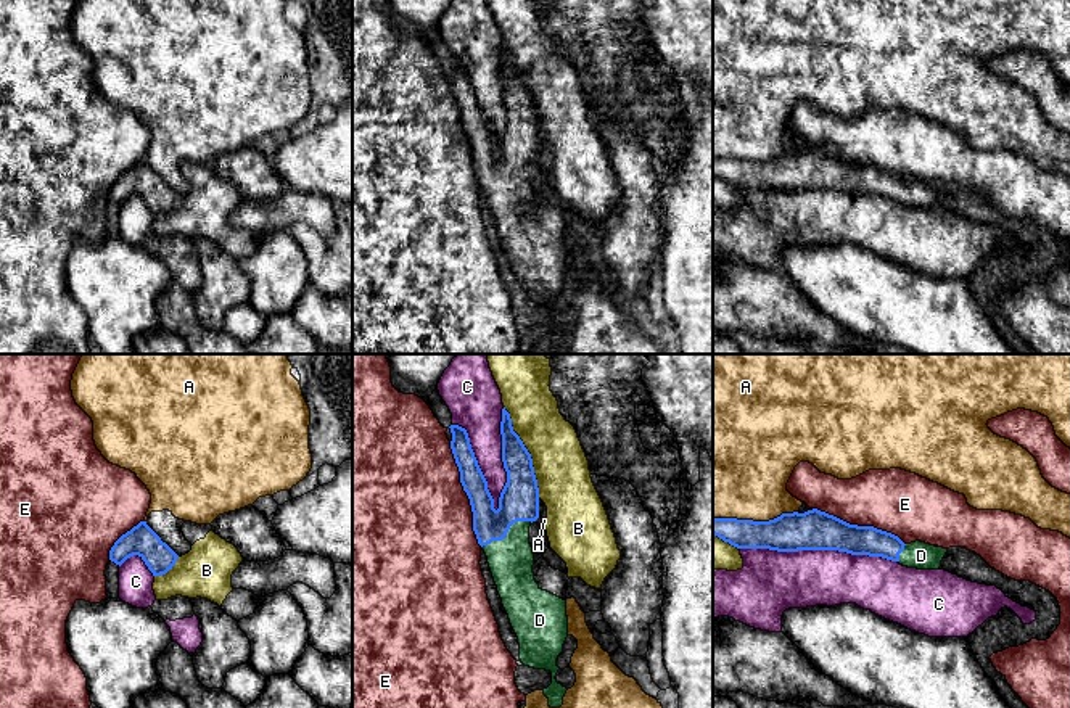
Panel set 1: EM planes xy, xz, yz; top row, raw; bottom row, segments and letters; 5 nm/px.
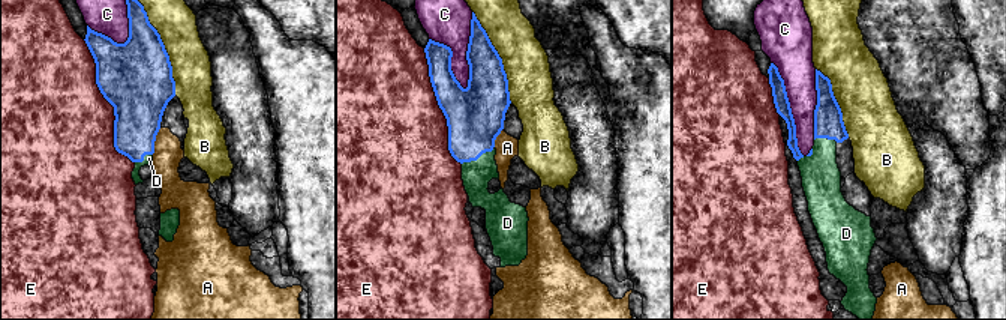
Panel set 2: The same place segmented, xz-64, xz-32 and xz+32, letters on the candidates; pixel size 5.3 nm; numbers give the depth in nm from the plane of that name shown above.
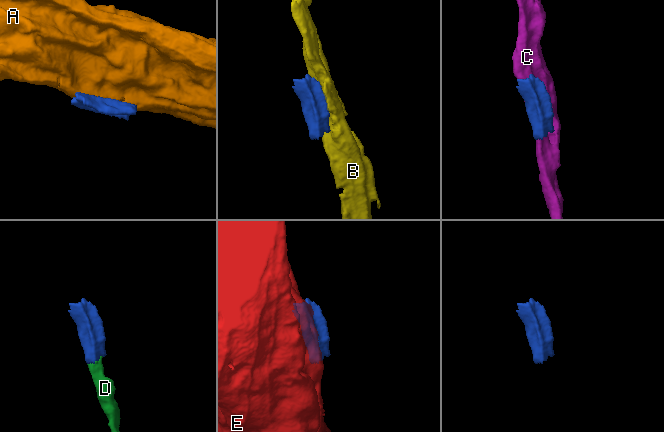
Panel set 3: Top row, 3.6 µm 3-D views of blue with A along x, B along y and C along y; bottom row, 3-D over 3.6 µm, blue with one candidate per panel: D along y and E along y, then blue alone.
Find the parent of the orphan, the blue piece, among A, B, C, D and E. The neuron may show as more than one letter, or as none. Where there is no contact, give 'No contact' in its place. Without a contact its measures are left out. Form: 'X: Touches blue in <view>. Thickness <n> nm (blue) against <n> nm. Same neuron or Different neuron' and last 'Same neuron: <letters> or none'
A: Touches blue in yz. Thickness 190 nm (blue) against 460 nm. Different neuron
B: Touches blue in xz. Thickness 200 nm (blue) against 280 nm. Different neuron
C: Touches blue in xz. Thickness 200 nm (blue) against 200 nm. Different neuron
D: Touches blue in xz. Thickness 200 nm (blue) against 220 nm. Same neuron
E: Touches blue in xz. Thickness 180 nm (blue) against 480 nm. Different neuron
Same neuron: D

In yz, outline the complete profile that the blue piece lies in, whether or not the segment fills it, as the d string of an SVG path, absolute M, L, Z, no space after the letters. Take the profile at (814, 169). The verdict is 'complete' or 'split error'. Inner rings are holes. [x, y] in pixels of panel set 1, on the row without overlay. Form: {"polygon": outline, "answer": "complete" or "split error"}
{"polygon": "M817 148L805 153L782 153L769 161L714 158L713 174L737 188L838 190L882 196L917 209L938 209L948 191L920 180L904 183L891 172L850 164Z", "answer": "split error"}

